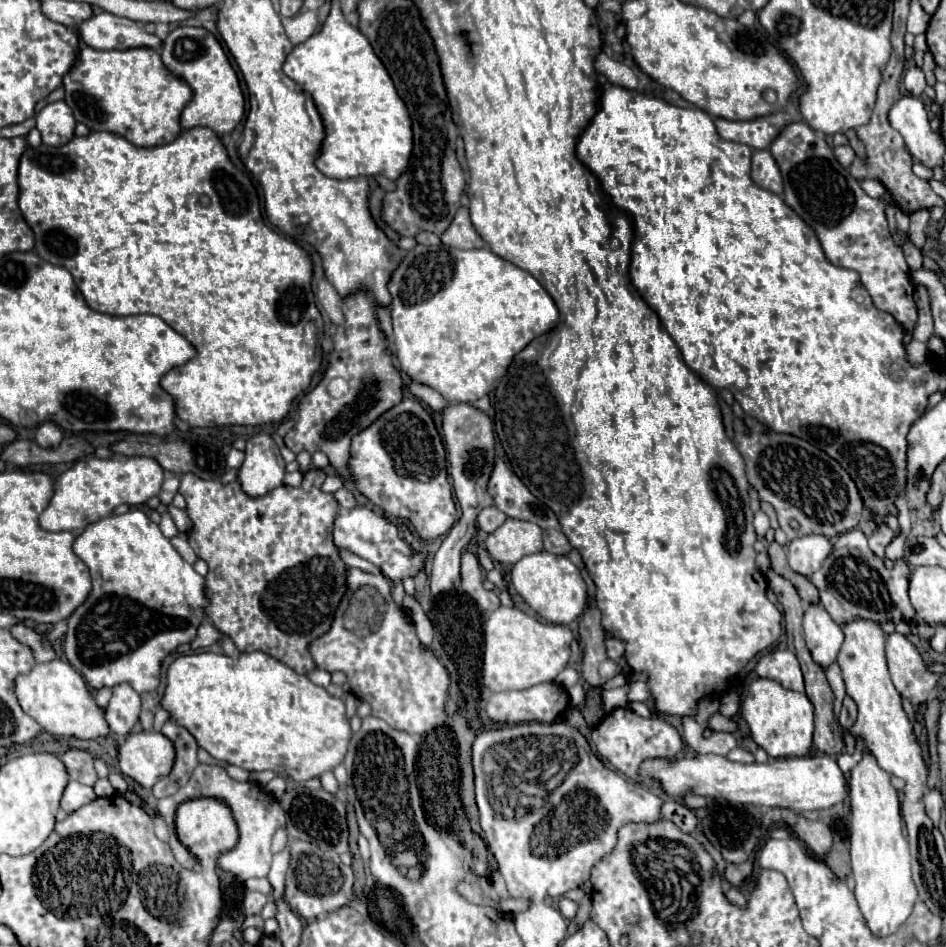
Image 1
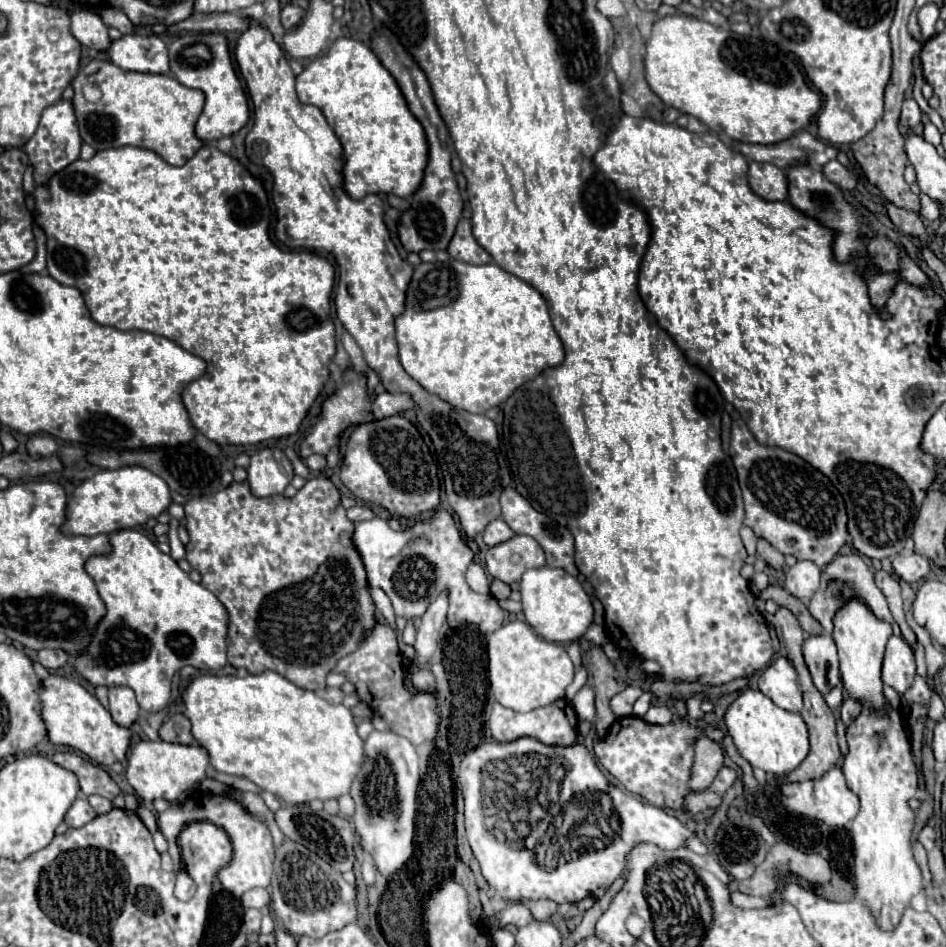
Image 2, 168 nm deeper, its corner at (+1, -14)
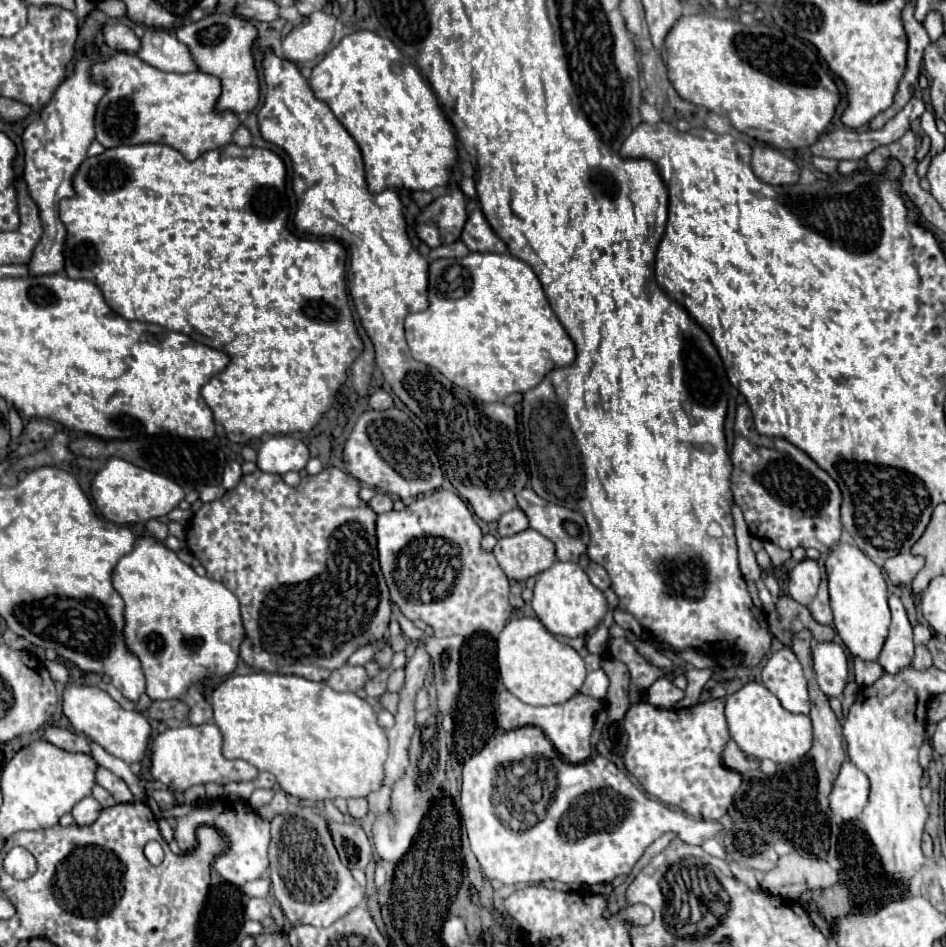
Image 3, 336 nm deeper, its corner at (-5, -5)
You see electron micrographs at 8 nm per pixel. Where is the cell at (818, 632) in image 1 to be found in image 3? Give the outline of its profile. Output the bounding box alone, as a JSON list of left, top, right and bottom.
[813,642,847,696]

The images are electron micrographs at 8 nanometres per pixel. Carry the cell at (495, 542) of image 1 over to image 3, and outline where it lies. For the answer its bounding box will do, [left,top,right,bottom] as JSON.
[493,528,555,582]

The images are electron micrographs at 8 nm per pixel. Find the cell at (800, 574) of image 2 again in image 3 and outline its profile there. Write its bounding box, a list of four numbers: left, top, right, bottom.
[789,560,821,604]

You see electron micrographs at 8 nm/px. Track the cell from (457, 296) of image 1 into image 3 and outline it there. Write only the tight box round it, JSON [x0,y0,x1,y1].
[405,252,575,402]

